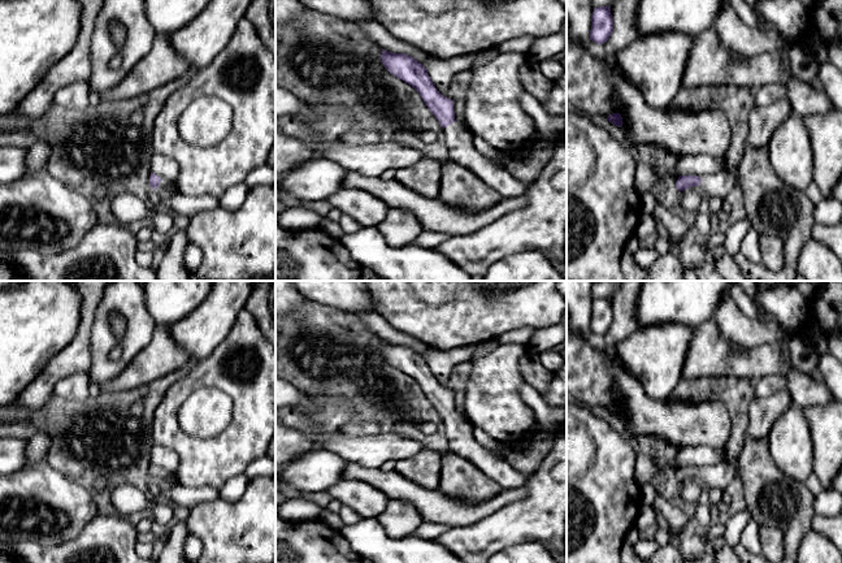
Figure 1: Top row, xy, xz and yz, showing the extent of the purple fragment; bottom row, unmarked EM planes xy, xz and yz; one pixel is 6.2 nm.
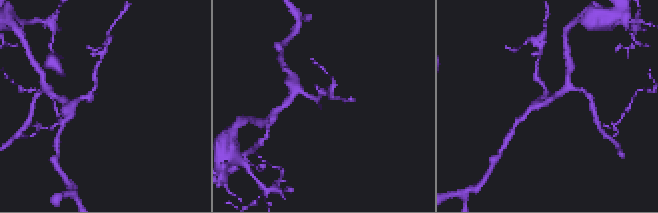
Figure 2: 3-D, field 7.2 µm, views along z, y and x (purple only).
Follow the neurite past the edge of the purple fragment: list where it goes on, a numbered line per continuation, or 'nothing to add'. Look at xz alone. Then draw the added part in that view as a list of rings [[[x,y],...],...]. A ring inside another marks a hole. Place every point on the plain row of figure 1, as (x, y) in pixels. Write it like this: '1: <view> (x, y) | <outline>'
1: xz (459, 432) | [[[460,413],[443,419],[448,451],[474,463],[483,473],[496,481],[502,489],[524,486],[528,476],[507,463],[498,452],[481,446],[473,437],[473,425]]]

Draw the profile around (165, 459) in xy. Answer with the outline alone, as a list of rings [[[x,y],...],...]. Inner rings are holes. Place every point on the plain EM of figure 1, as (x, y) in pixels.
[[[155,445],[151,454],[151,463],[162,471],[174,473],[179,464],[179,456],[170,449]]]

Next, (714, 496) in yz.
[[[719,488],[708,489],[704,493],[703,501],[708,502],[709,504],[719,504],[722,501],[724,490]]]

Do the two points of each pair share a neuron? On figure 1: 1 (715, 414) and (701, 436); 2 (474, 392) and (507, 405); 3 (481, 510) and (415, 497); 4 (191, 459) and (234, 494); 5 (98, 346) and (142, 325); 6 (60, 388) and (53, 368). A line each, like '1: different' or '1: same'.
1: same
2: same
3: same
4: different
5: same
6: different

